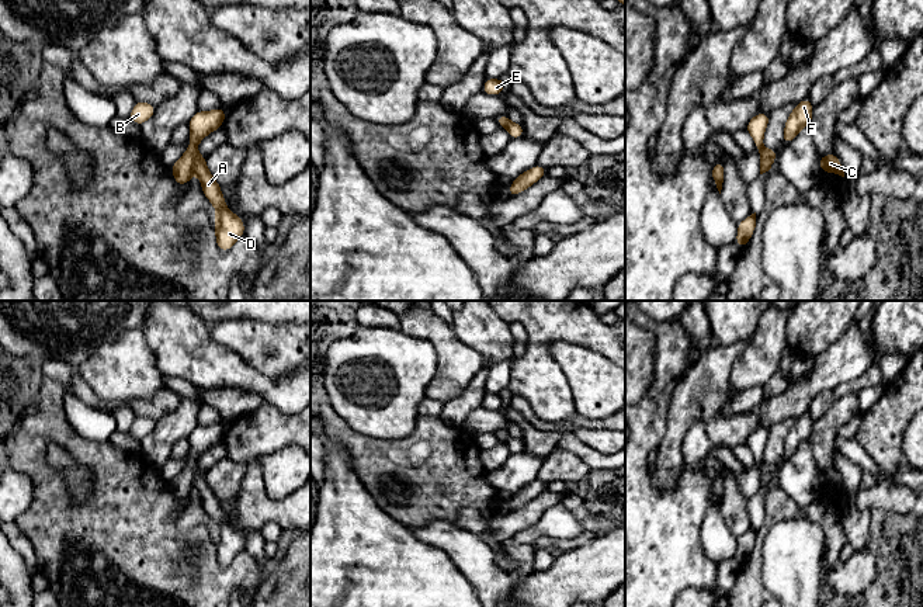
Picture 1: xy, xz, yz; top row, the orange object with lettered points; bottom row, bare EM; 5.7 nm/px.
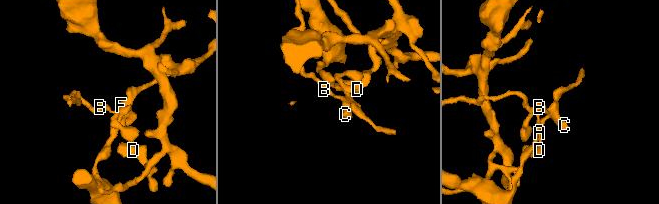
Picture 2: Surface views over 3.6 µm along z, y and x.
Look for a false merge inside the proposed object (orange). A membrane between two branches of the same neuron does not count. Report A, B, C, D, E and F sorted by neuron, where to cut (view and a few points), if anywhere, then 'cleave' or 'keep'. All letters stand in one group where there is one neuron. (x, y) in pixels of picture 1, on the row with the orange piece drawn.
A B C D F / E; cut in xy along (195, 152), (191, 169); cleave

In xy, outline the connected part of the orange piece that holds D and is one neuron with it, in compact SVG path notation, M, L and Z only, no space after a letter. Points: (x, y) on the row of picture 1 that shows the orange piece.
M195 153L194 169L199 177L202 192L215 207L215 237L221 252L229 252L239 237L244 236L243 218L228 209L222 190L207 167L207 157Z

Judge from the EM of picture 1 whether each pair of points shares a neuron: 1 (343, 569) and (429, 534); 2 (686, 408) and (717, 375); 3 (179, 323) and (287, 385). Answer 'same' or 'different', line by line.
1: different
2: same
3: same

